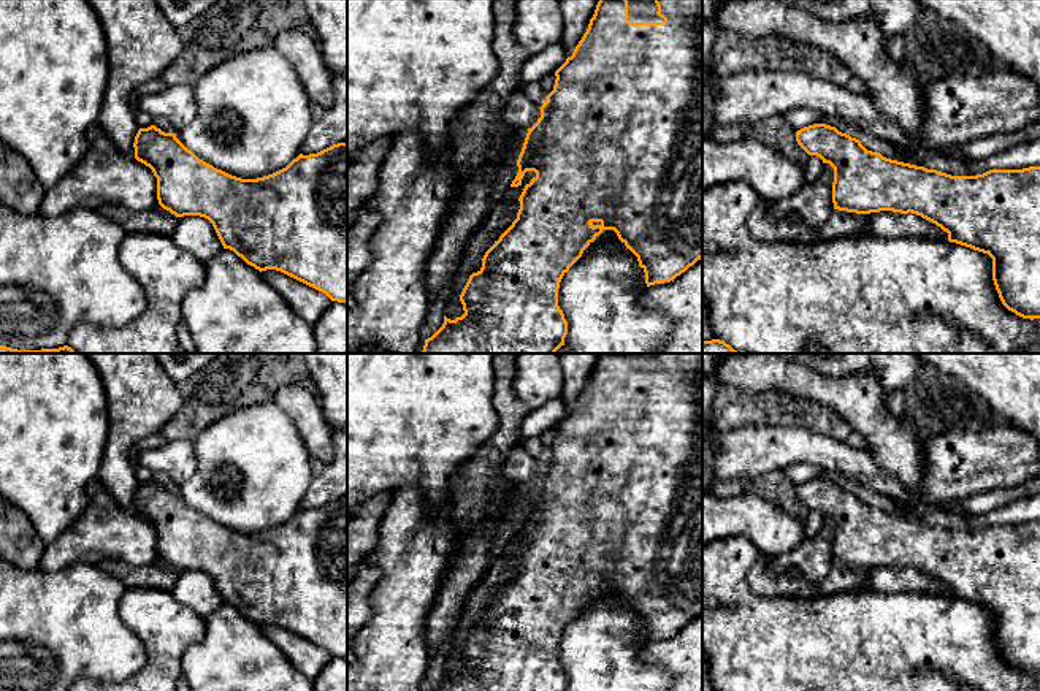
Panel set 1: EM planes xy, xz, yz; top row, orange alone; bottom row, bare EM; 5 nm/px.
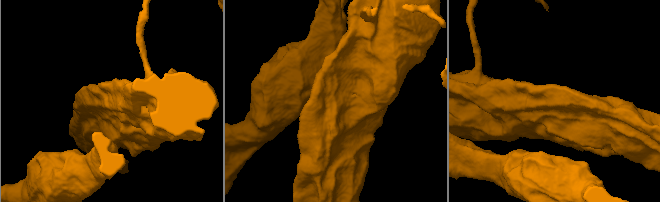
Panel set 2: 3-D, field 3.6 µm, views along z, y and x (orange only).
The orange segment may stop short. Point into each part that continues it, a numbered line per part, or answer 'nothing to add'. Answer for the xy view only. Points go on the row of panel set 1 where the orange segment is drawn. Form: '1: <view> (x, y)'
nothing to add

